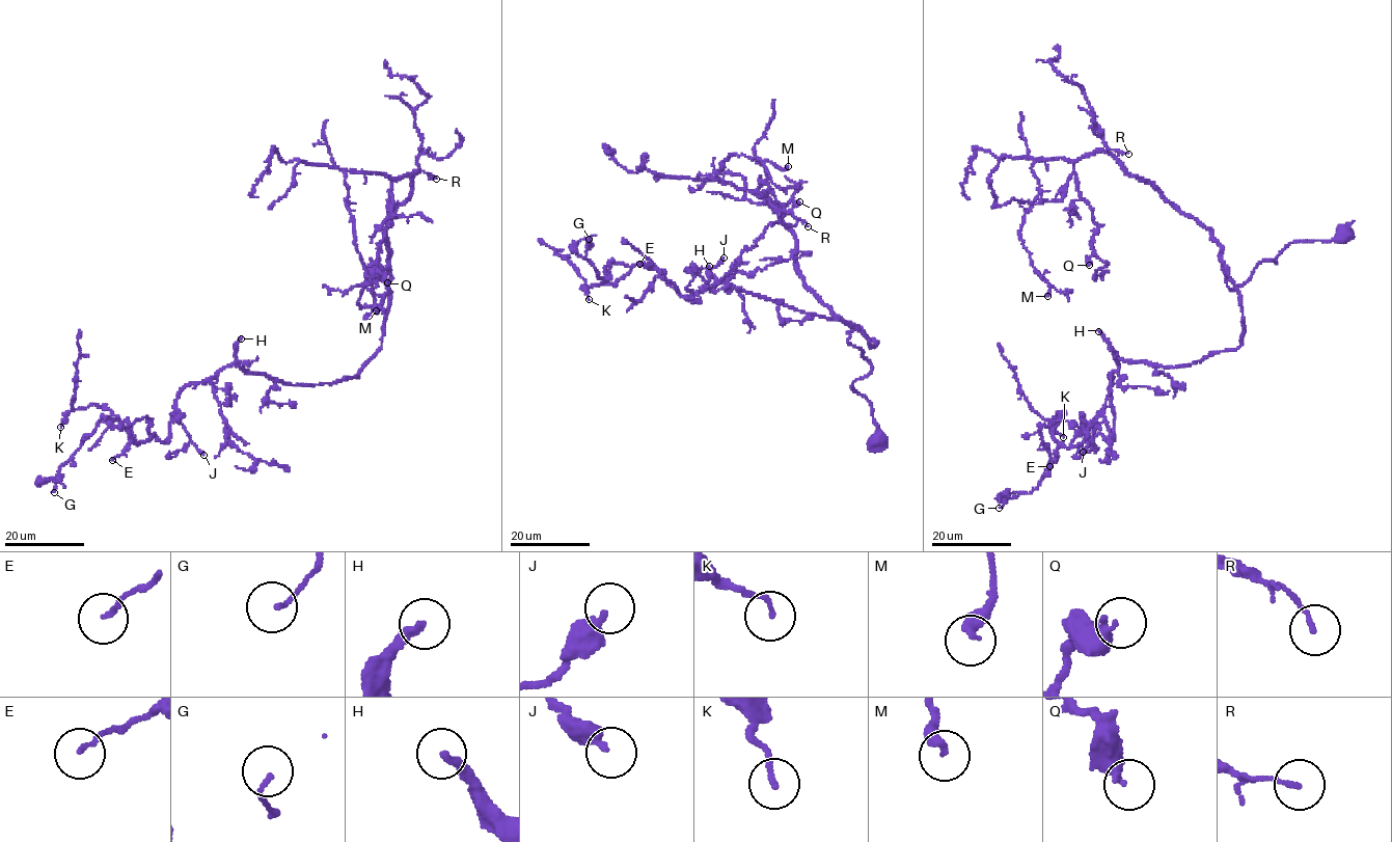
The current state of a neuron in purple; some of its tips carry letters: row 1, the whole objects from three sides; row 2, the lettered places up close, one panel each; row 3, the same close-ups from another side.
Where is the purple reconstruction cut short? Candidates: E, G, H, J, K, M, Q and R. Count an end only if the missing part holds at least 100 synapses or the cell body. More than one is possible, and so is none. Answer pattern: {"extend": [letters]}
{"extend": ["H"]}

